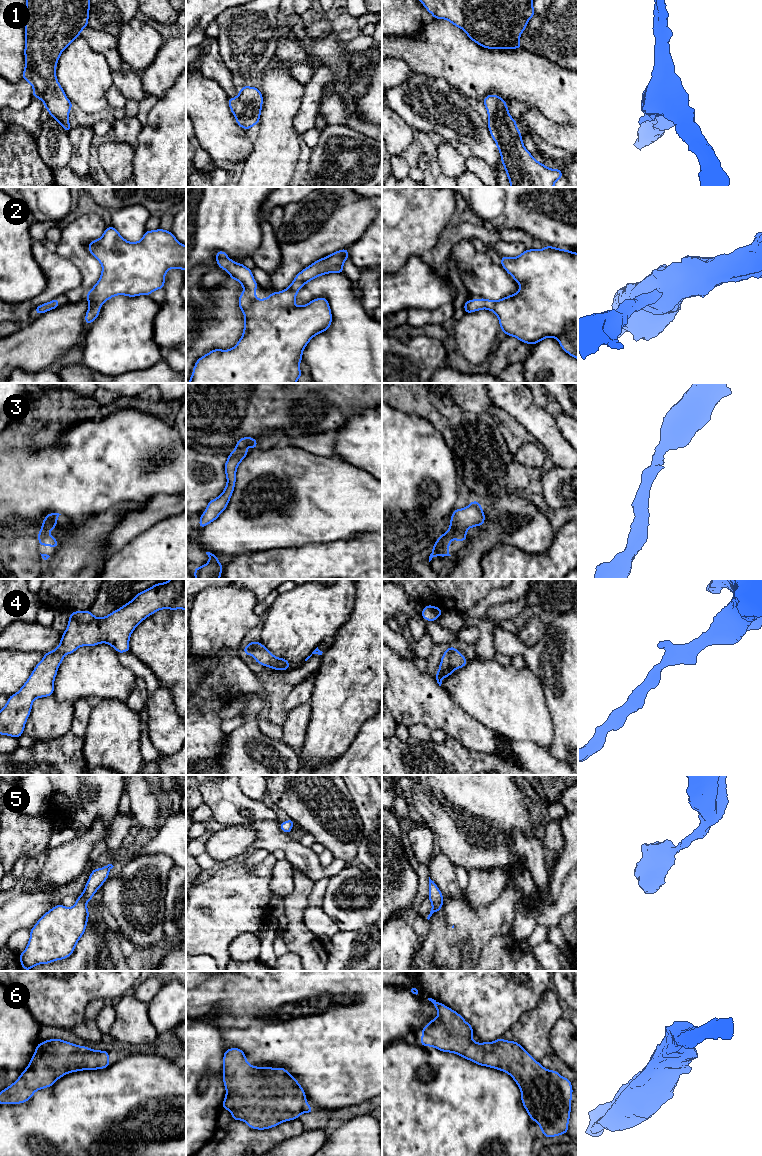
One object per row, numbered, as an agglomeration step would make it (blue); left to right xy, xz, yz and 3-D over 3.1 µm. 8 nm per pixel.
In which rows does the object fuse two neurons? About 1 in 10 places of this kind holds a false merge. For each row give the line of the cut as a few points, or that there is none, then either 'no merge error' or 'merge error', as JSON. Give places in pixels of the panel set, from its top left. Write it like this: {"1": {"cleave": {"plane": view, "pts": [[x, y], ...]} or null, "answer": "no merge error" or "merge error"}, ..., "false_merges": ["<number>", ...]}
{"1": {"cleave": null, "answer": "no merge error"}, "2": {"cleave": null, "answer": "no merge error"}, "3": {"cleave": null, "answer": "no merge error"}, "4": {"cleave": null, "answer": "no merge error"}, "5": {"cleave": null, "answer": "no merge error"}, "6": {"cleave": null, "answer": "no merge error"}, "false_merges": []}

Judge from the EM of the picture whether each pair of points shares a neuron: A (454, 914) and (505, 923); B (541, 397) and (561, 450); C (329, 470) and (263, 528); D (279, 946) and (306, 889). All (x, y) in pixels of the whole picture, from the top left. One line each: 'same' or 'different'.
A: same
B: different
C: same
D: different

